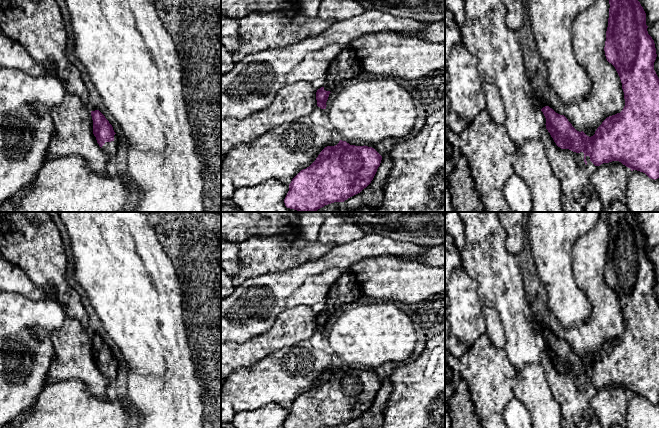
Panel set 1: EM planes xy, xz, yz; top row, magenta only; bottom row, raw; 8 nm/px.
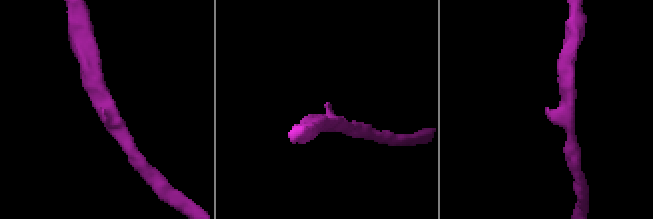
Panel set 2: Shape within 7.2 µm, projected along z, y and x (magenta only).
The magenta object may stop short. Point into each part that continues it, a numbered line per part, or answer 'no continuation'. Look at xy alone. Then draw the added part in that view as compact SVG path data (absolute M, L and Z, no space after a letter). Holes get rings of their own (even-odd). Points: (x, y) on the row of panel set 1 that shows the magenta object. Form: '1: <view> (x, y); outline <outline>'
1: xy (110, 148); outline M118 134L114 135L114 140L111 142L105 142L102 146L102 150L107 154L108 157L113 157L117 153L121 137Z

